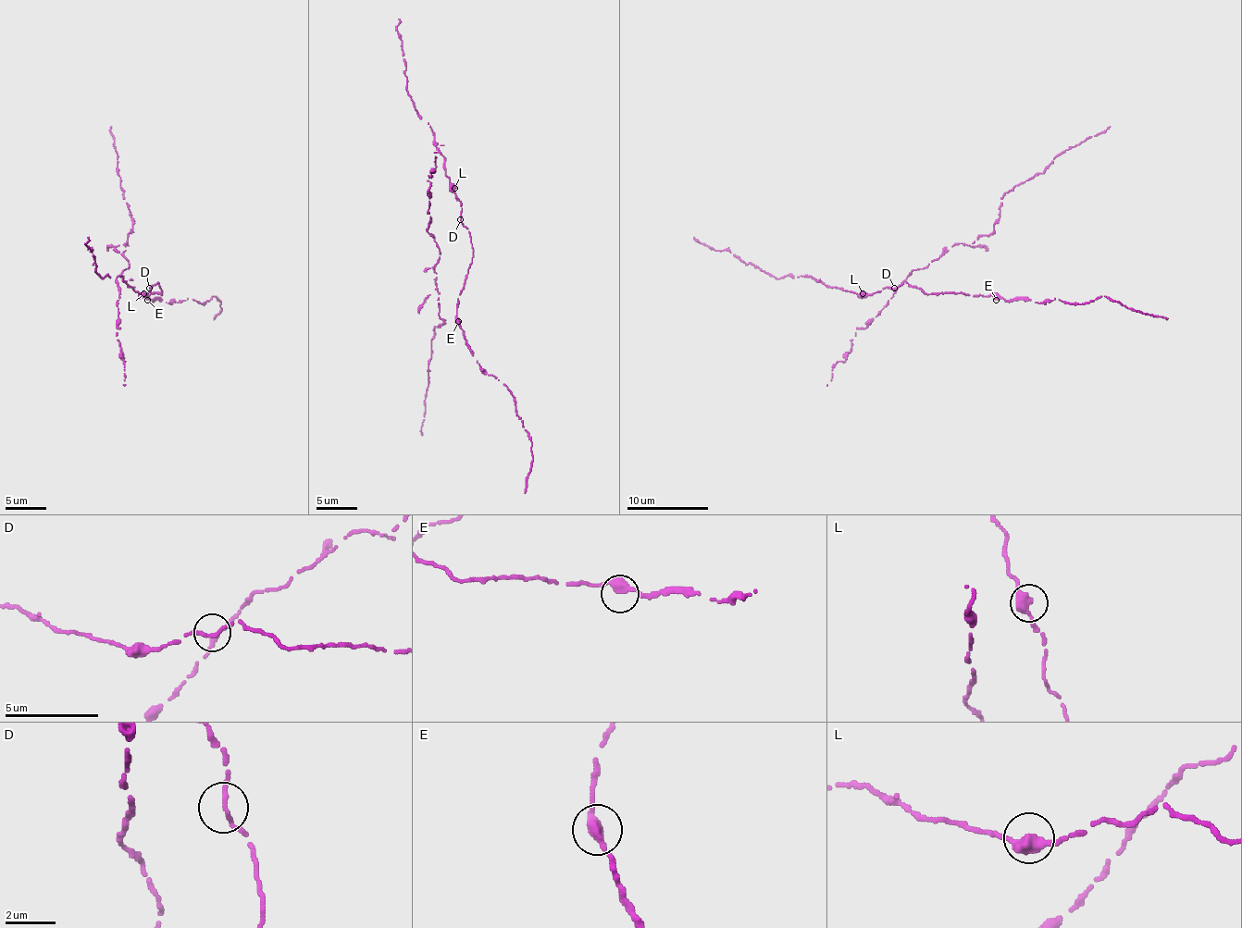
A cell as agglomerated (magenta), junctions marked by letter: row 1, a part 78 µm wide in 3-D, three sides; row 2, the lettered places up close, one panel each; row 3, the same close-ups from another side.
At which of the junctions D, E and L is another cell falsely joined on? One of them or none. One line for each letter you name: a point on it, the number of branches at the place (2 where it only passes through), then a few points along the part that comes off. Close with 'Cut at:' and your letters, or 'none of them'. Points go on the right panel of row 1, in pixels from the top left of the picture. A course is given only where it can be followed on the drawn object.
Cut at: none of them

